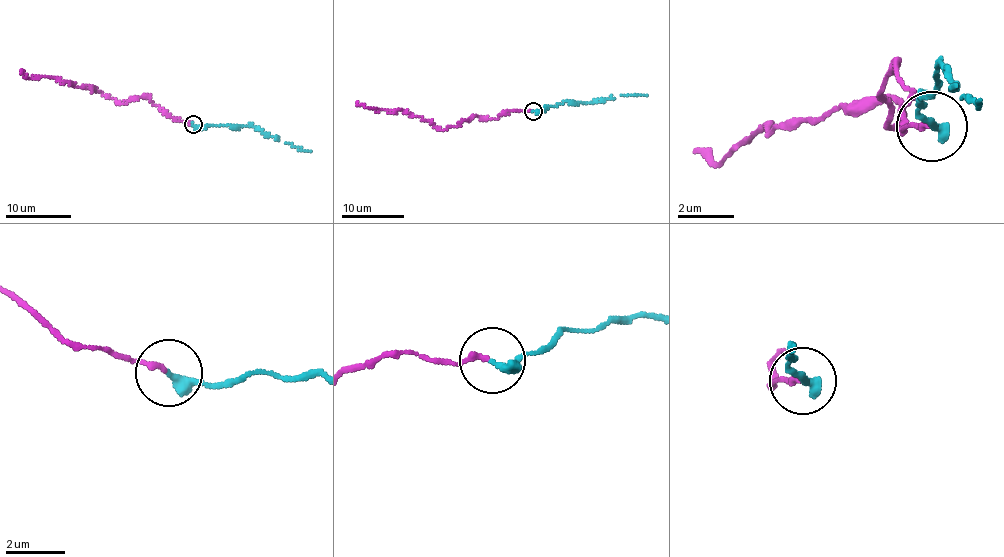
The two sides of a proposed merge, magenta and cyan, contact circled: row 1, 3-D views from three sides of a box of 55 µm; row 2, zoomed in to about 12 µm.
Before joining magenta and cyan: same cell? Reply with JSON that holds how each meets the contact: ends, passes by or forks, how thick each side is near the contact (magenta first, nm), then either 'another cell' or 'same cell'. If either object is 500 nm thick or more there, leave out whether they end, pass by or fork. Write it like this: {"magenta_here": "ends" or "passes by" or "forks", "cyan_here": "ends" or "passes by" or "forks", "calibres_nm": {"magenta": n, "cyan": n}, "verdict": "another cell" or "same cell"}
{"magenta_here": "ends", "cyan_here": "ends", "calibres_nm": {"magenta": 190, "cyan": 360}, "verdict": "same cell"}

